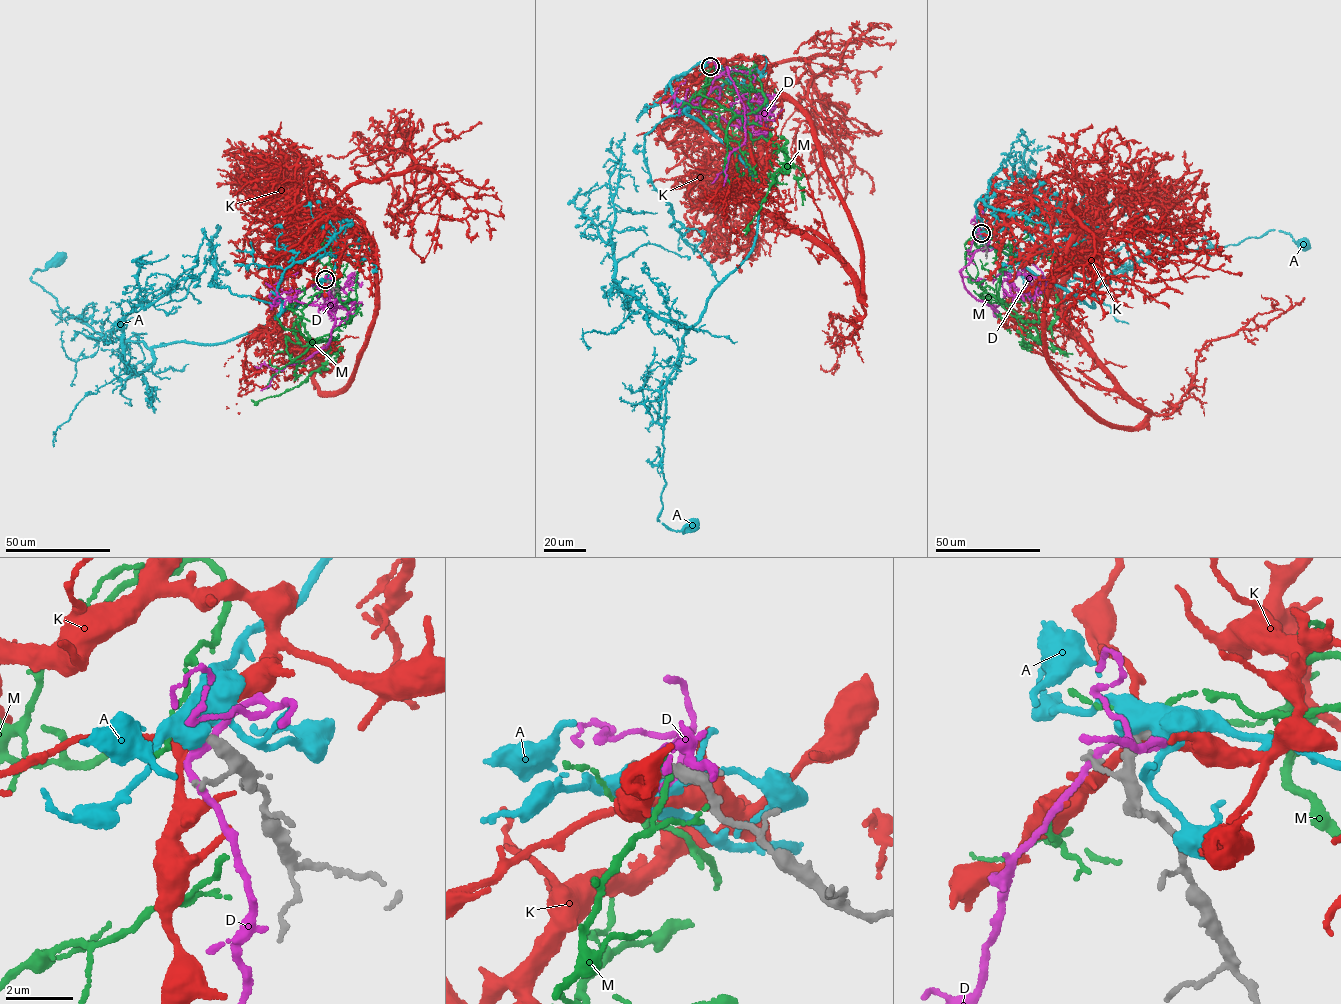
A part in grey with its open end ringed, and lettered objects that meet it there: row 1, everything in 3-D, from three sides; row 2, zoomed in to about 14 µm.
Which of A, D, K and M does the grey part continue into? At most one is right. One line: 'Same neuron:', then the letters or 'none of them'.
Same neuron: none of them

